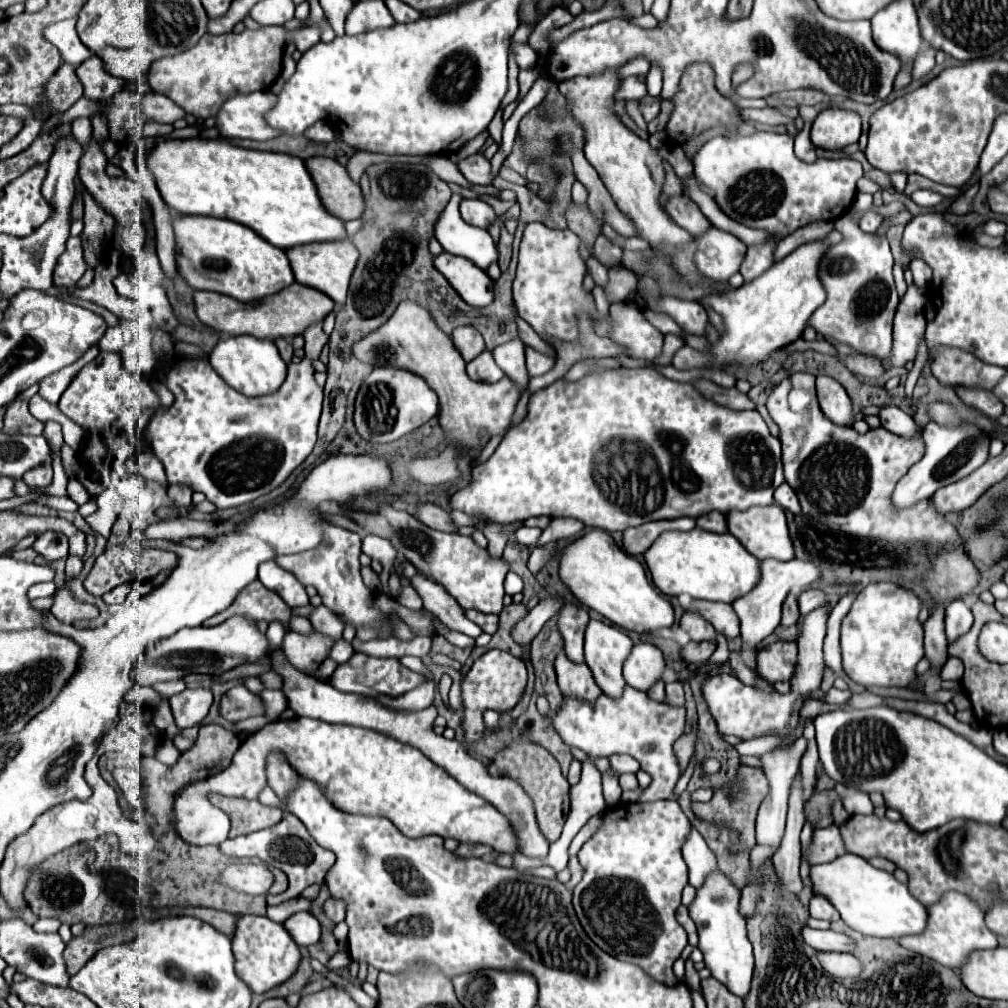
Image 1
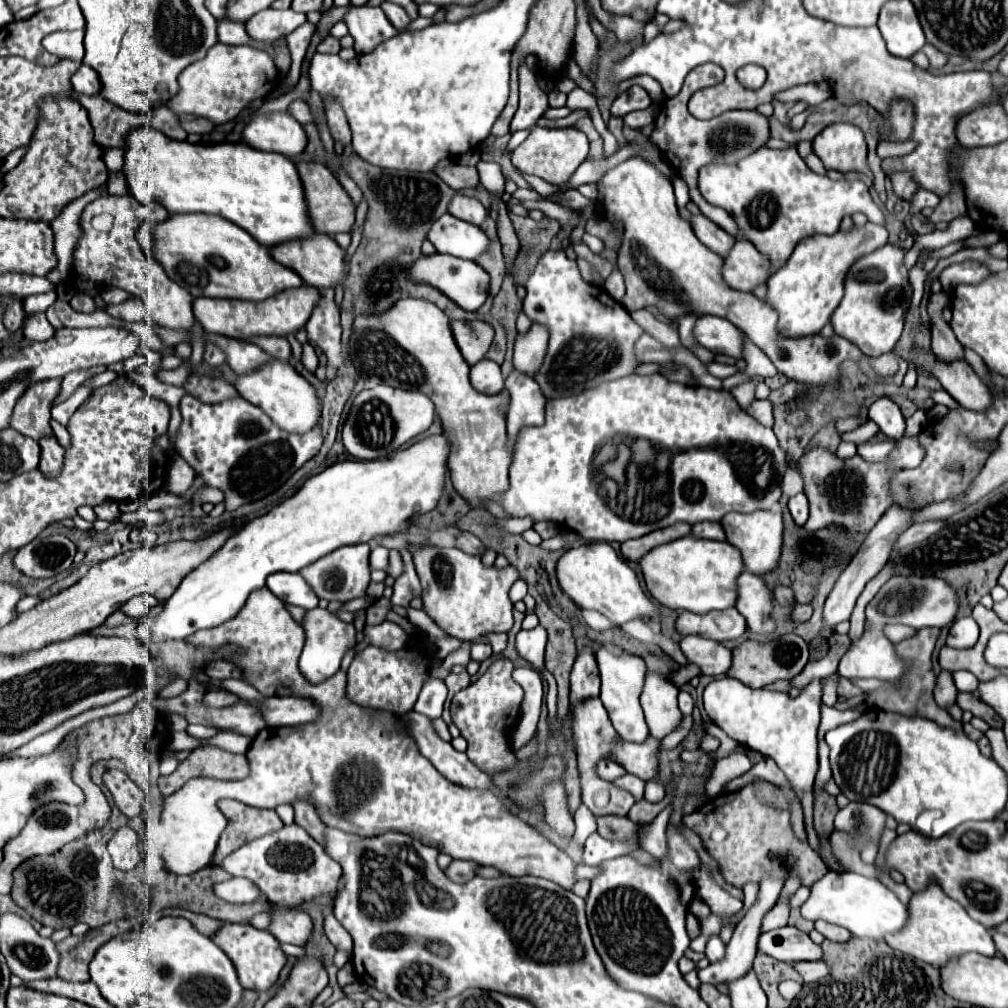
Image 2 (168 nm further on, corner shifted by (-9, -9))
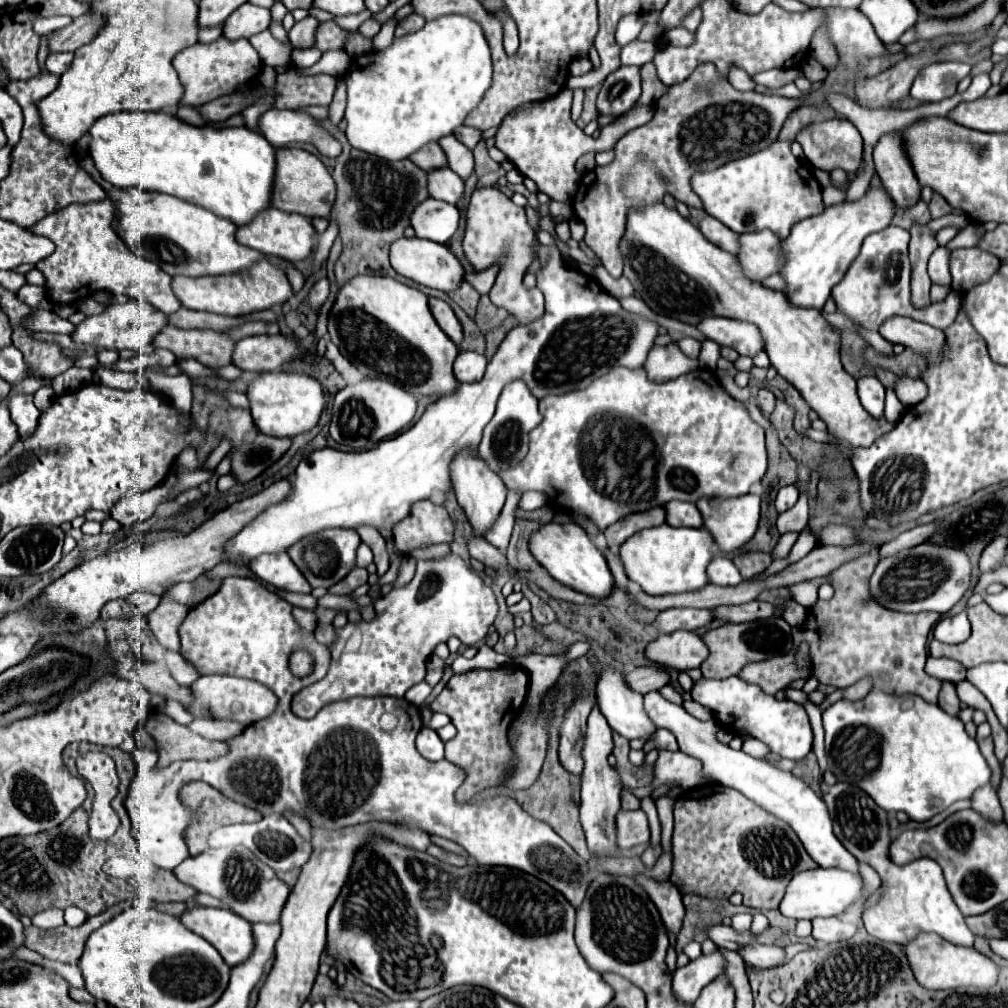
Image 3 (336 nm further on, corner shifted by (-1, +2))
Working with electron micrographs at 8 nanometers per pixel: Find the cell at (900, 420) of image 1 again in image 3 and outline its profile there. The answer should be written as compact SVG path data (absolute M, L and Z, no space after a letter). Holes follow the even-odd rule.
M865 376L865 378L857 380L857 392L859 392L859 400L861 400L863 408L873 418L881 418L883 410L885 410L885 388L883 388L883 384L873 376Z

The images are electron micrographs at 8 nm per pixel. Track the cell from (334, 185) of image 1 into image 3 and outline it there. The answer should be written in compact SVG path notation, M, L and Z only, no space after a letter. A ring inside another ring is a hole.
M279 148L277 150L277 178L275 178L275 208L295 212L309 218L329 218L335 202L335 182L323 162L307 150Z

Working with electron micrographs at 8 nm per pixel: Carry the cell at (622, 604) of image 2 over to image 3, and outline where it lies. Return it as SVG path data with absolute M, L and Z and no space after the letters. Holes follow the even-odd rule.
M545 524L545 528L541 528L539 532L535 532L529 540L529 548L533 552L533 556L537 558L537 562L541 566L547 568L547 572L559 580L561 584L587 594L595 600L603 600L607 596L611 596L615 582L613 582L613 574L605 562L605 556L601 550L597 550L597 546L591 542L591 538L587 536L587 532L577 526L577 524Z

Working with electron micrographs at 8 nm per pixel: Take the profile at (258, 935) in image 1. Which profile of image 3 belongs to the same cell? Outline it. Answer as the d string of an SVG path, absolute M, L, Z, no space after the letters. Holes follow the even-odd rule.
M199 906L185 912L181 922L211 942L231 968L243 964L253 954L253 928L245 918L233 914L231 910Z

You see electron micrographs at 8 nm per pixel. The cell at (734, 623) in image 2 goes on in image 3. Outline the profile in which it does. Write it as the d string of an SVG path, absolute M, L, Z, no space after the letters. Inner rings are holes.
M667 608L657 616L657 622L665 634L675 630L697 630L709 626L713 620L715 614L709 608Z

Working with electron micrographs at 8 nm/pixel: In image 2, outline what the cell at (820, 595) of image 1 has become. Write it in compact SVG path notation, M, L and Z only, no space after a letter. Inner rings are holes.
M795 605L793 609L791 609L791 621L797 621L797 623L801 623L801 621L809 621L809 617L811 617L811 613L813 613L813 607L811 605Z

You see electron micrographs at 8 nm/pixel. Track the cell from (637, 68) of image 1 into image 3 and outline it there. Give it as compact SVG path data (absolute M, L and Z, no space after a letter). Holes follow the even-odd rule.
M651 62L641 66L641 80L643 80L643 94L639 98L639 104L653 104L667 90L667 86L663 86L661 80L657 78L655 66Z

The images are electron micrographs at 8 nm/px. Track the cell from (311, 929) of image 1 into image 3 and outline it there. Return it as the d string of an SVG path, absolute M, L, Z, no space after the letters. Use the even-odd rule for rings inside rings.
M209 848L207 852L199 854L199 856L189 856L173 872L181 882L197 888L199 892L211 894L211 896L227 902L235 914L243 916L251 924L279 922L285 902L291 894L289 886L285 882L281 882L275 876L275 872L271 872L271 868L267 868L267 864L263 864L261 860L255 860L255 856L251 856L251 852L247 852L247 848L233 848L233 850Z

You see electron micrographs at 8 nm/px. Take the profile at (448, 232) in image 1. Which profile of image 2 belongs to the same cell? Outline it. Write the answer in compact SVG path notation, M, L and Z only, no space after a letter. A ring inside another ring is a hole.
M449 213L441 215L431 225L427 239L435 245L435 249L439 253L447 253L447 255L471 259L471 261L477 255L481 255L489 245L489 239L481 229L477 229L475 225L461 221Z

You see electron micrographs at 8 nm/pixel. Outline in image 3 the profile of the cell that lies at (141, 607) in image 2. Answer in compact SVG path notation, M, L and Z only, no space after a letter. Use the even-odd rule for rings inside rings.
M135 592L135 594L127 596L127 602L133 604L143 616L147 616L151 610L155 610L157 604L159 604L159 600L161 600L159 596L149 594L149 592Z

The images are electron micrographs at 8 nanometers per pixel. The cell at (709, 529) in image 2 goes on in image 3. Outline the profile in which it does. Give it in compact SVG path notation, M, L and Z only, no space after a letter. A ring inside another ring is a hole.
M671 500L671 504L667 504L667 524L669 526L701 528L703 526L703 518L701 518L701 512L697 510L695 504Z

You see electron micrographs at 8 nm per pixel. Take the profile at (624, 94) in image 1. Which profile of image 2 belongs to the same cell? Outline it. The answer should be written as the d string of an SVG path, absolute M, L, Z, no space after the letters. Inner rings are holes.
M633 85L631 89L627 89L625 93L619 93L617 99L611 105L611 115L615 117L625 117L631 111L641 111L647 109L651 105L651 99L647 95L647 91L639 85Z

